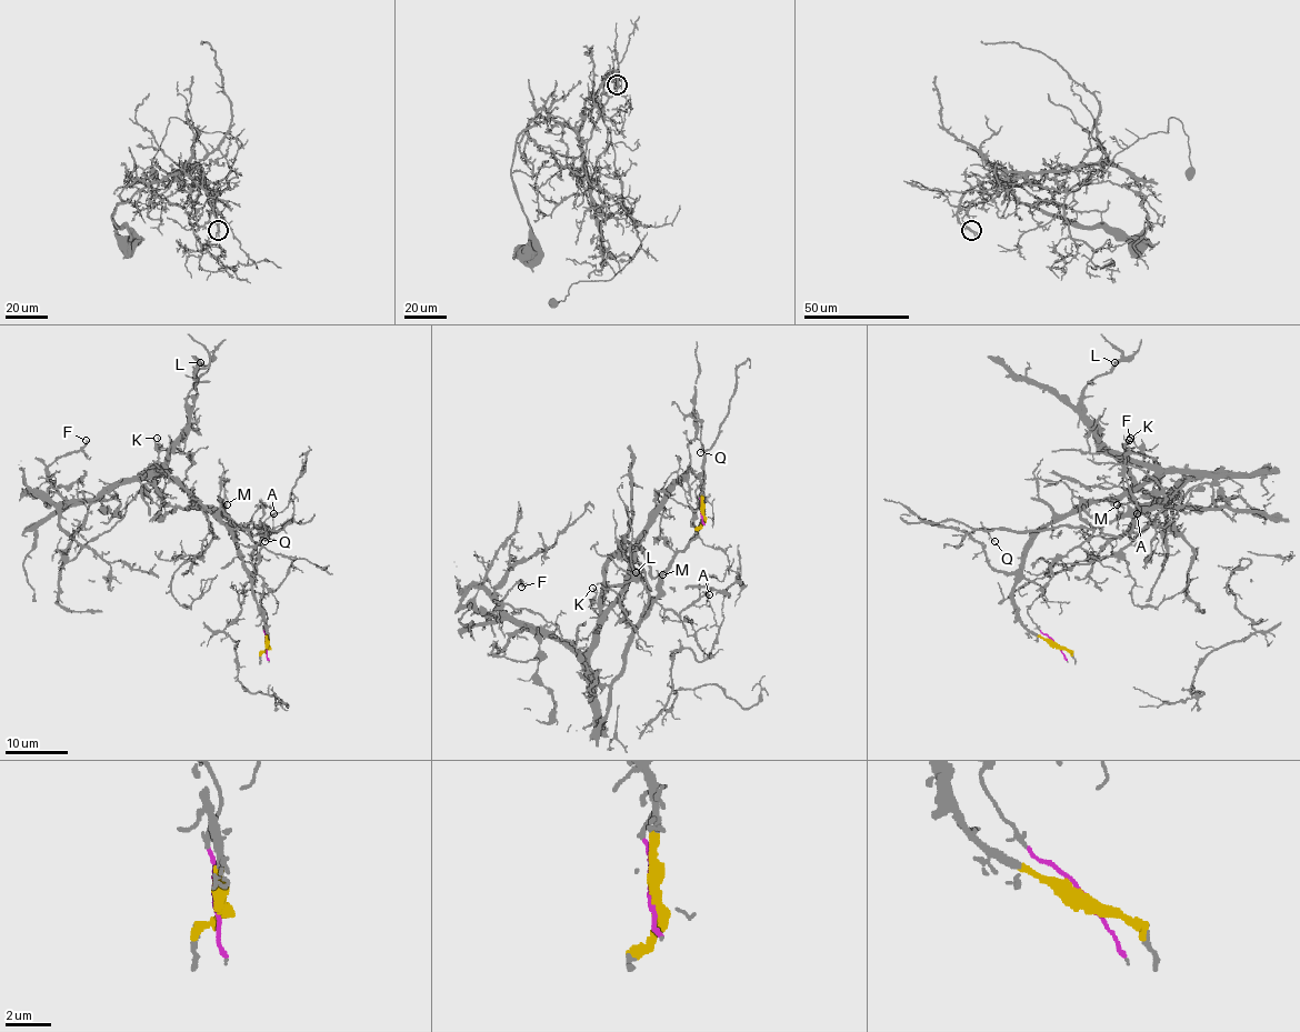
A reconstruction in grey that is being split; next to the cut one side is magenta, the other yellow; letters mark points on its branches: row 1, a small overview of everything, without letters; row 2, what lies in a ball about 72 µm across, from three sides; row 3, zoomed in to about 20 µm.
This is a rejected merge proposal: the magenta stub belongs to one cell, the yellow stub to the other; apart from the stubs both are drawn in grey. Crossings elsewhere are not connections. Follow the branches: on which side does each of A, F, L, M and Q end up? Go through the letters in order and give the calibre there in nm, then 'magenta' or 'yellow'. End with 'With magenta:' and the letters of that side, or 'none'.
A: 120 nm thick; magenta
F: 130 nm thick; yellow
L: 130 nm thick; yellow
M: 150 nm thick; magenta
Q: 90 nm thick; magenta
With magenta: A, M, Q

